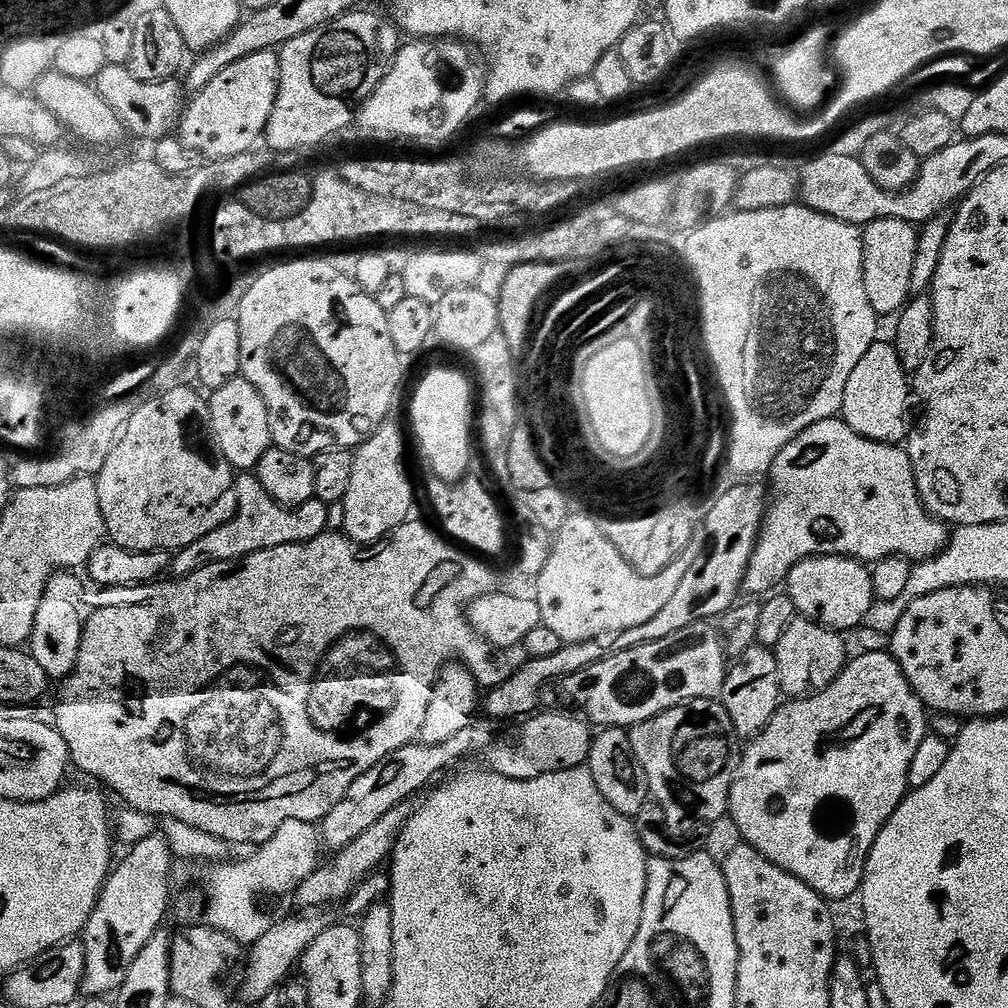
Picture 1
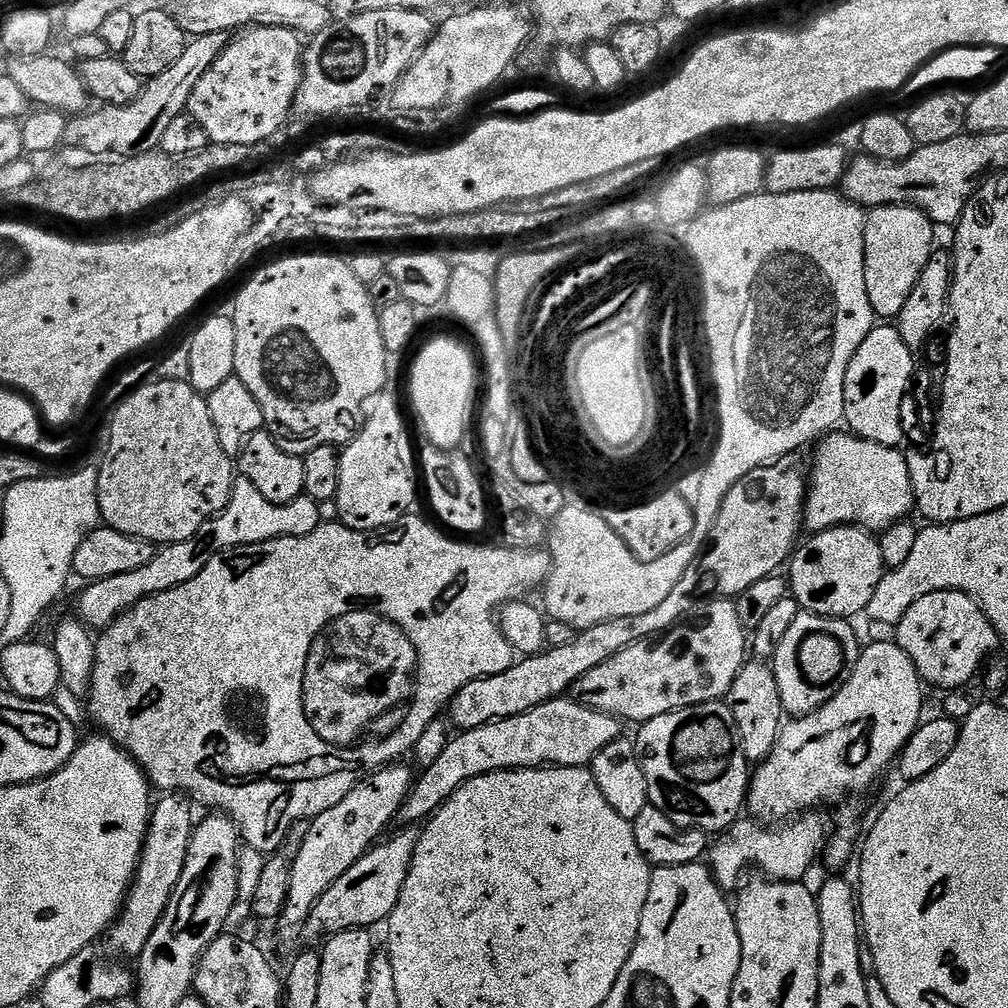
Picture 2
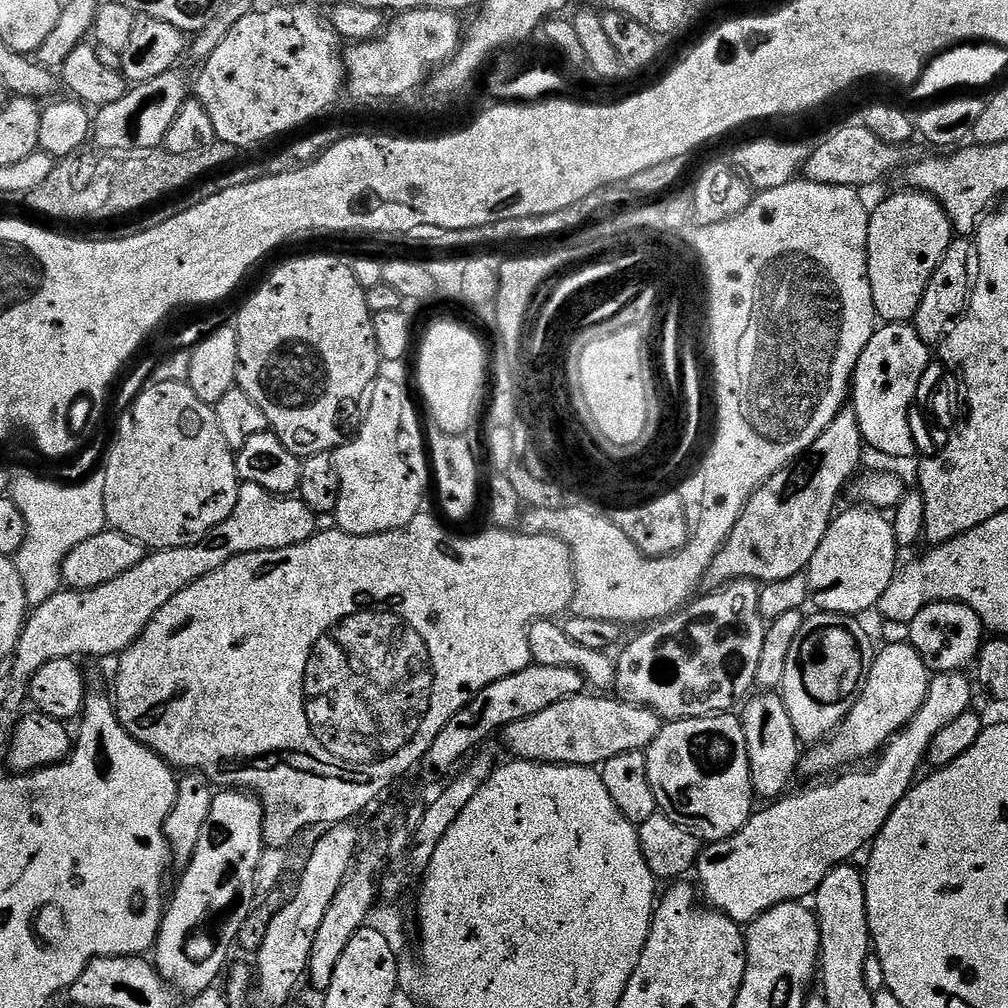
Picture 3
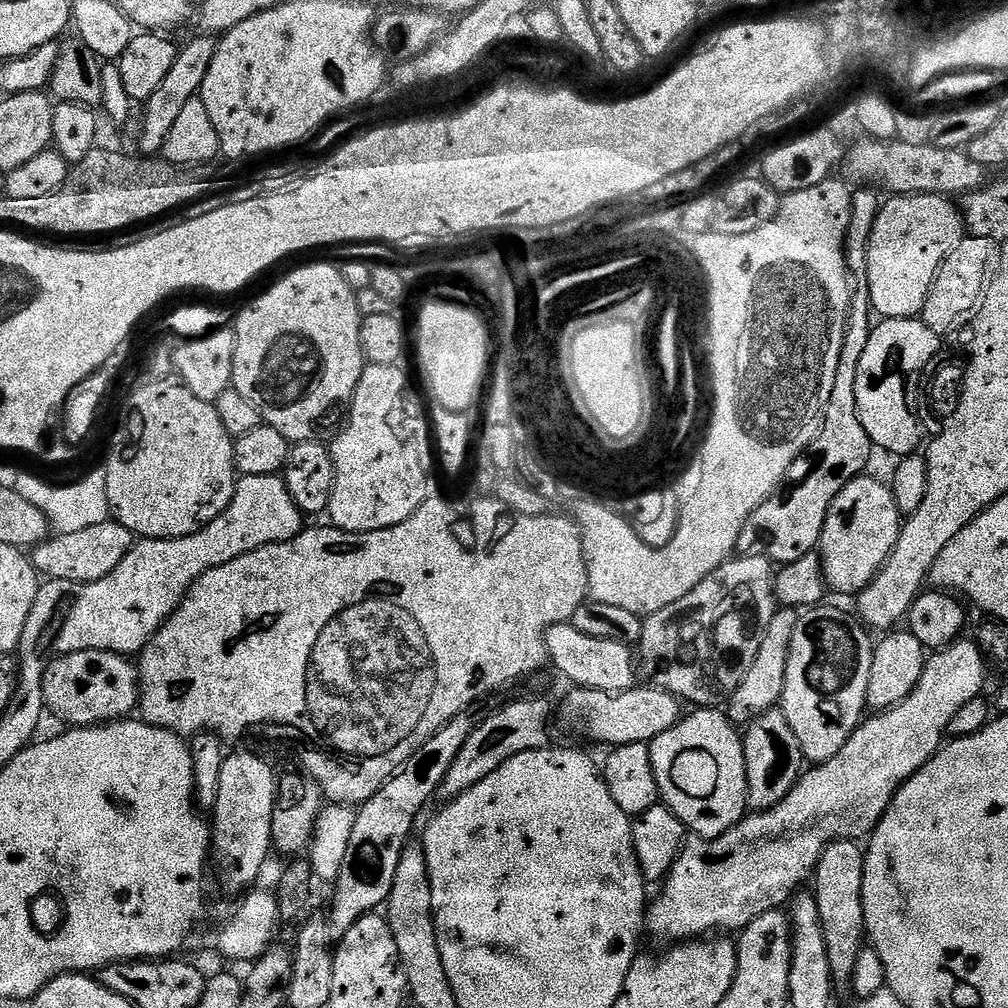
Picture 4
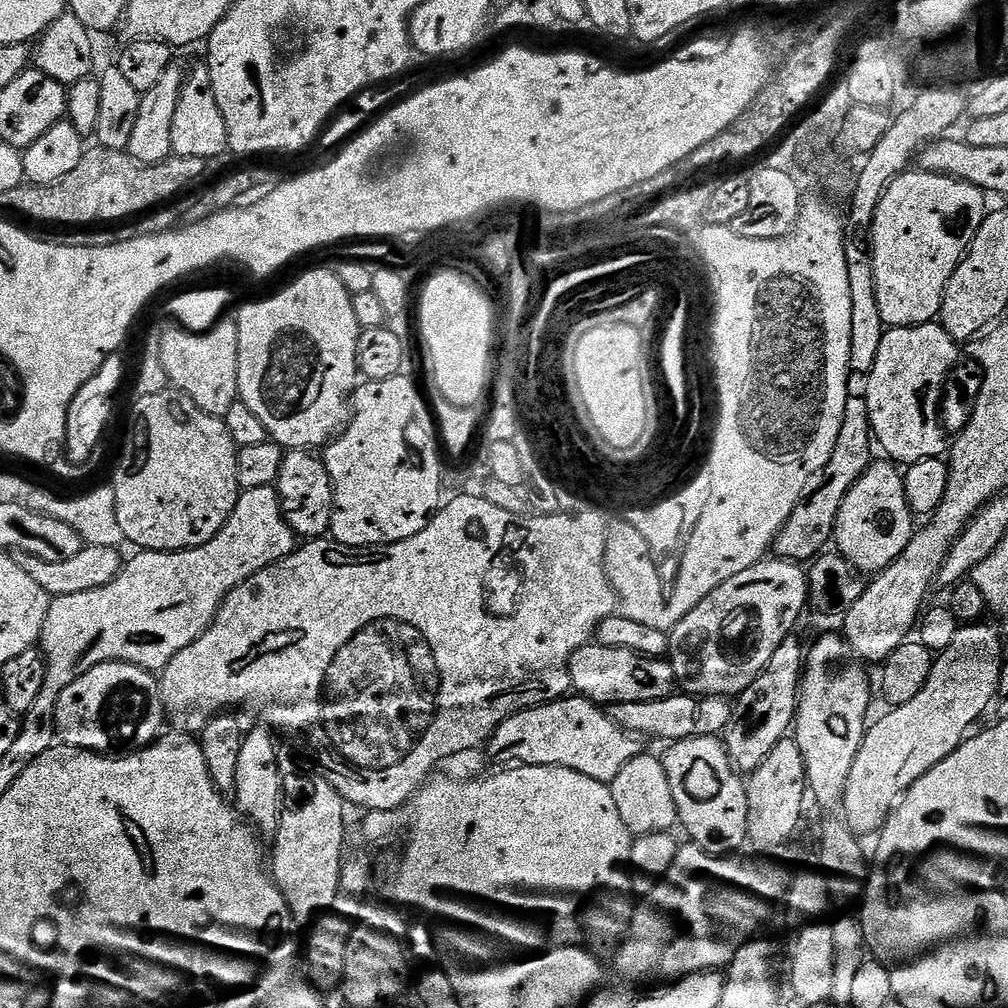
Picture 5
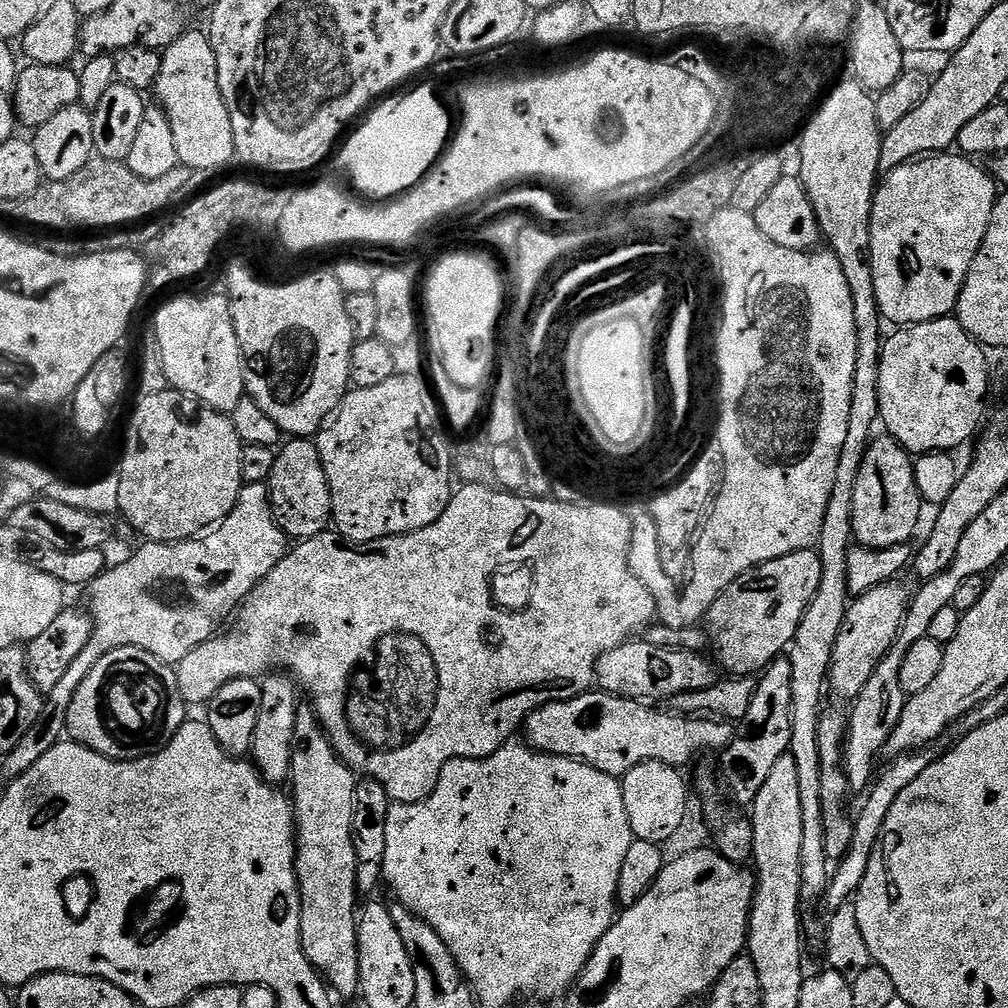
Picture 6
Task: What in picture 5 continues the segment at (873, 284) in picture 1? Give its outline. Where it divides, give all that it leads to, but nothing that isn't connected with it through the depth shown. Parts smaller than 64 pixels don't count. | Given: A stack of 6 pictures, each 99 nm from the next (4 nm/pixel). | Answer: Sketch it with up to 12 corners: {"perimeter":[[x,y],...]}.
{"perimeter":[[907,170],[871,228],[885,326],[939,317],[983,190]]}

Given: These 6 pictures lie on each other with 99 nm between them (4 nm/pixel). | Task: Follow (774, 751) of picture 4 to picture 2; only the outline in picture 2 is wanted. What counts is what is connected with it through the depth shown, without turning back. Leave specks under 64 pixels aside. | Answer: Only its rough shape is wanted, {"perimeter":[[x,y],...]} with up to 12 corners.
{"perimeter":[[745,663],[726,700],[742,756],[763,762],[782,727],[778,682]]}

